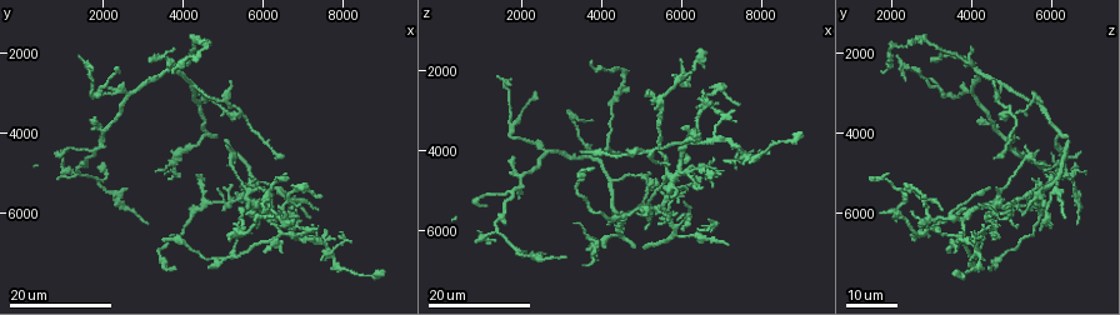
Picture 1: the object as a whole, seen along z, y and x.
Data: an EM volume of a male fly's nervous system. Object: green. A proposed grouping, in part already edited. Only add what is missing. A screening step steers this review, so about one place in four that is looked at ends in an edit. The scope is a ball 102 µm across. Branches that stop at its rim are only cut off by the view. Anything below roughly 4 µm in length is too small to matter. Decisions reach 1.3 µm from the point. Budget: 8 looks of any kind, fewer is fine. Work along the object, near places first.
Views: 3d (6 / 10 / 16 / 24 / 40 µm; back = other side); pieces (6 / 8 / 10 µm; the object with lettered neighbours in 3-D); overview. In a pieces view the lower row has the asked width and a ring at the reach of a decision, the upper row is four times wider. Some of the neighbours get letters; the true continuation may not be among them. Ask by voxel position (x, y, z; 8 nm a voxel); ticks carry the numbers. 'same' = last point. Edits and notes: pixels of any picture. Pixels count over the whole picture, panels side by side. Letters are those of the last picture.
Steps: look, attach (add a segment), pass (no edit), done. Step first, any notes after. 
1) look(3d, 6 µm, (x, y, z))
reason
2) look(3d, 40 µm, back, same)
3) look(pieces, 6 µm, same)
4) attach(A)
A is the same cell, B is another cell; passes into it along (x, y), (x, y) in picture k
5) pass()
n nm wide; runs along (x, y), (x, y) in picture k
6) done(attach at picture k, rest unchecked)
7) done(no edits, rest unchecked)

look(3d, 24 µm, (7900, 6450, 3950))
thin end

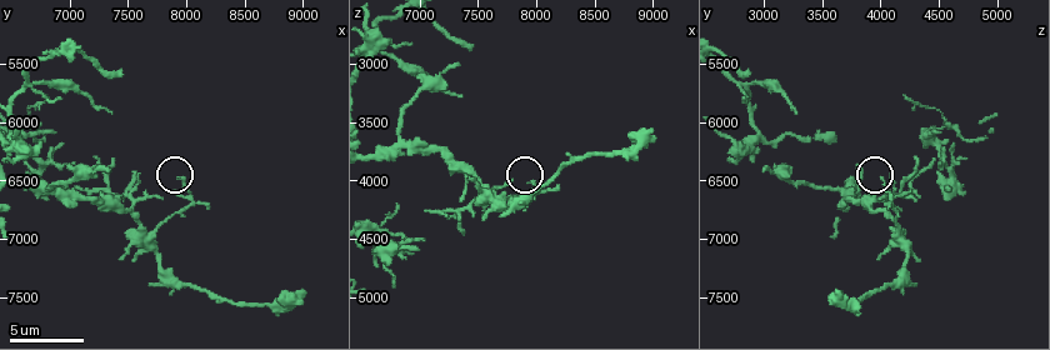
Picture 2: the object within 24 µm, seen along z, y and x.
look(pieces, 6 µm, (7960, 6480, 4000))

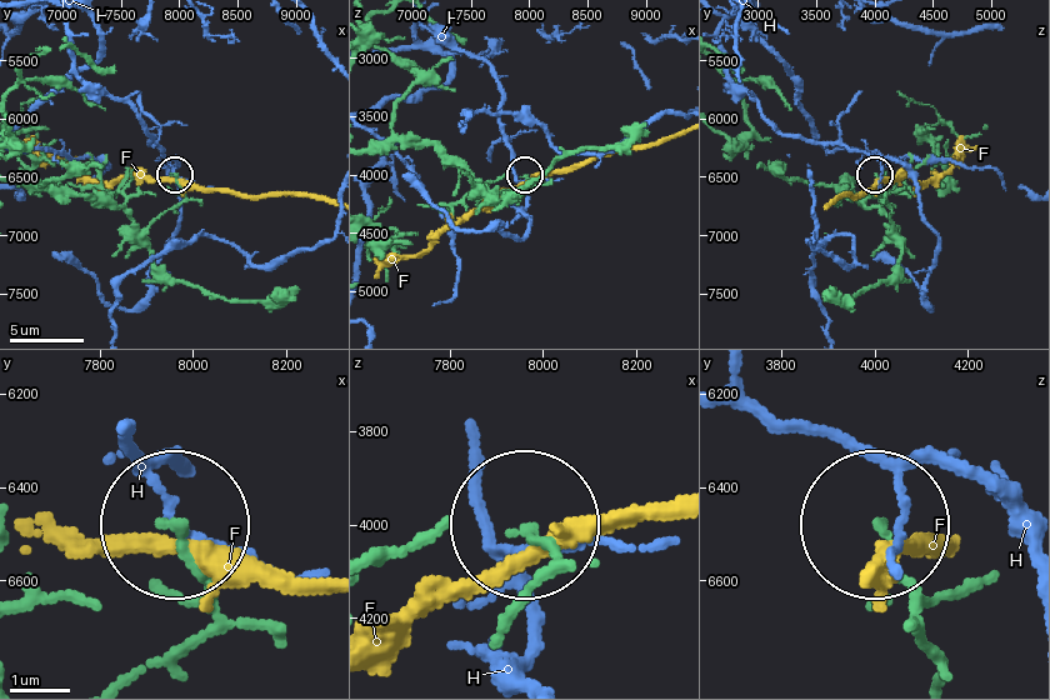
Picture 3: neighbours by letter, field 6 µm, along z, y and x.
pass()
F and H are other cells; no lettered segment goes on from it

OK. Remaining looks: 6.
look(3d, 24 µm, (6450, 7000, 3650))
thin end

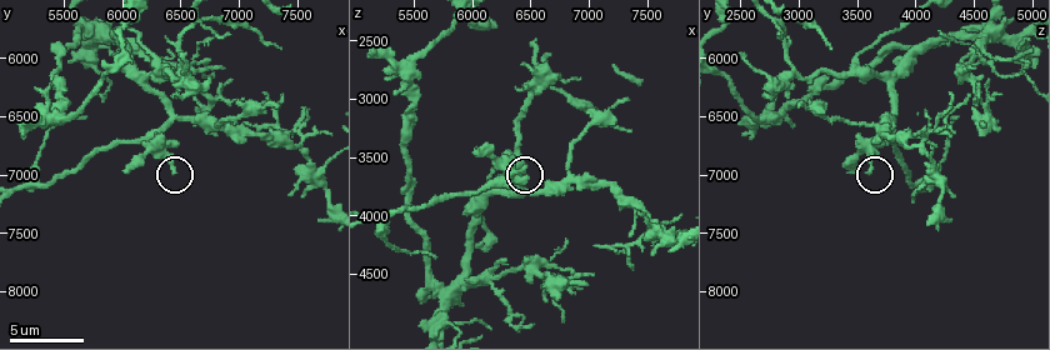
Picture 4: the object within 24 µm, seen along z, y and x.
look(3d, 6 µm, (6440, 7000, 3600))
closer look

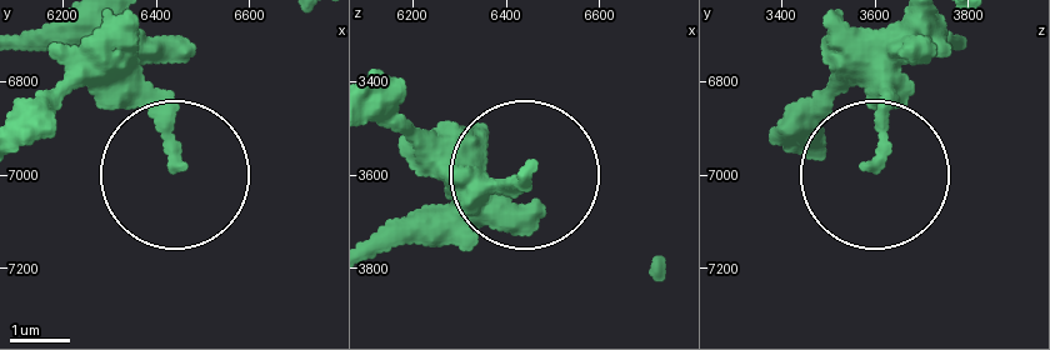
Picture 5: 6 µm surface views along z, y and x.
look(pieces, 8 µm, (6445, 6975, 3600))

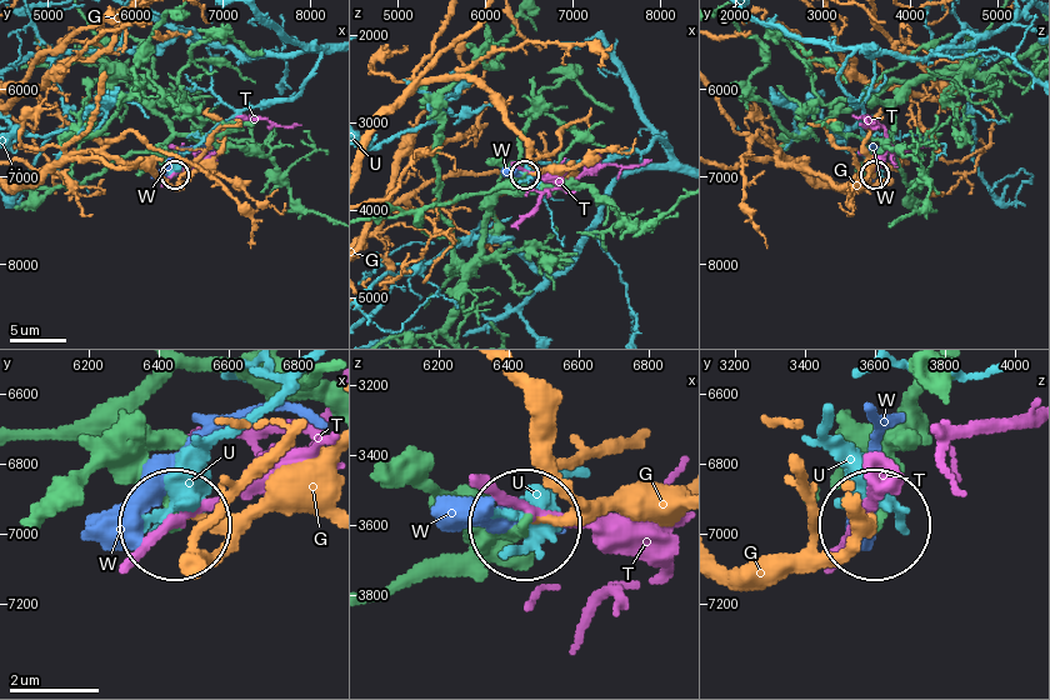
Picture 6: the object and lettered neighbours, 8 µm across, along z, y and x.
pass()
180 nm wide; G, T, U and W are other cells; none of them fits

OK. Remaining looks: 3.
look(pieces, 6 µm, (7040, 6340, 4500))
thin end

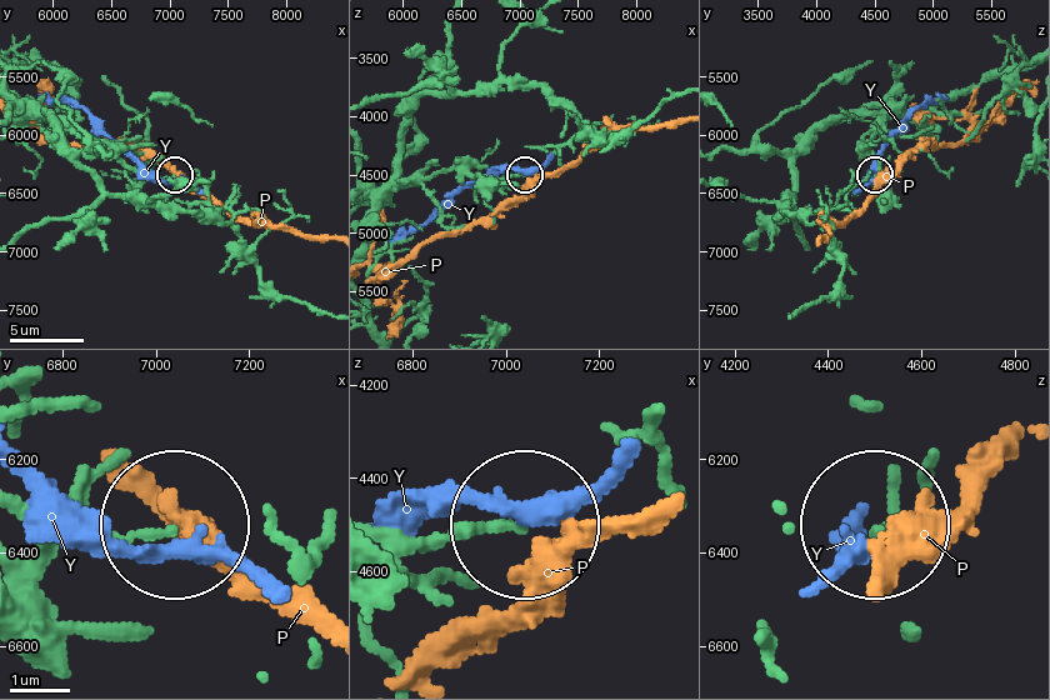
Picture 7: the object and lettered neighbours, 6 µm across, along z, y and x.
pass()
P and Y are other cells; runs along (380, 528), (455, 543), (524, 528) in picture 7; no lettered segment goes on from it

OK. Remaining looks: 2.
look(3d, 24 µm, (1800, 3650, 4150))
branch stops here

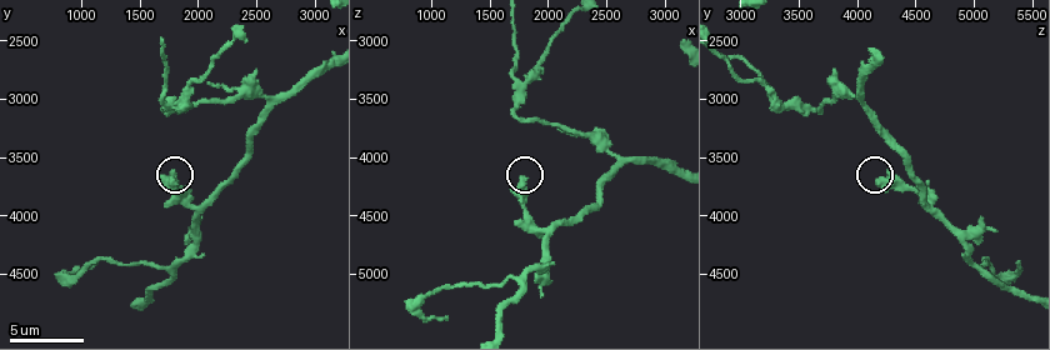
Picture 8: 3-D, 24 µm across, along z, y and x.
look(pieces, 6 µm, (1800, 3740, 4160))

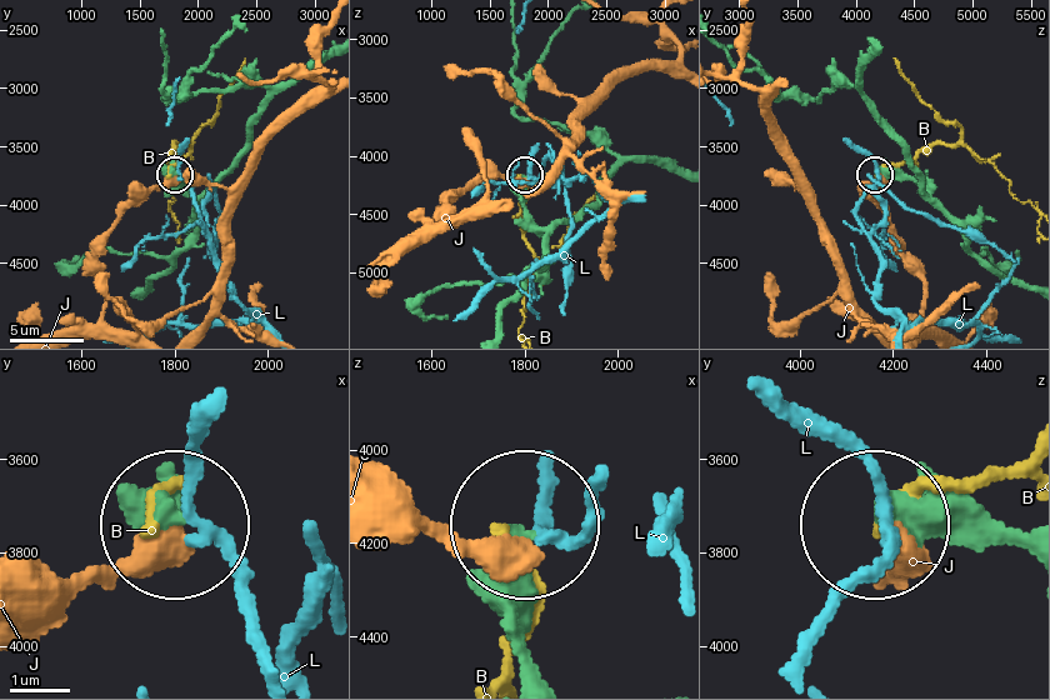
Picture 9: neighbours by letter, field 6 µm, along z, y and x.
pass()
B, J and L are other cells; runs along (540, 671), (525, 641), (525, 541) in picture 9; no lettered segment goes on from it

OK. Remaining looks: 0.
done(no edits, rest unchecked)

